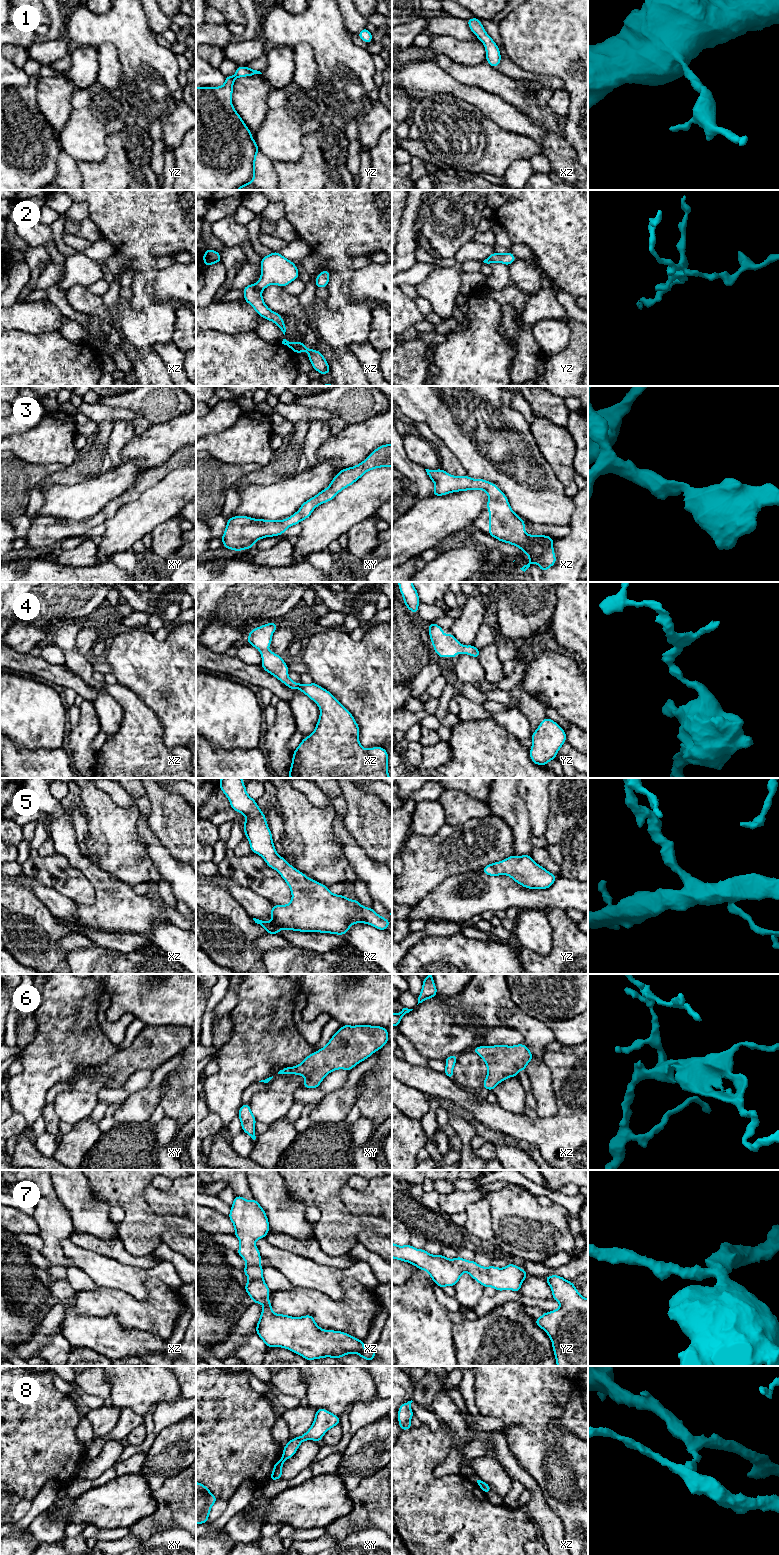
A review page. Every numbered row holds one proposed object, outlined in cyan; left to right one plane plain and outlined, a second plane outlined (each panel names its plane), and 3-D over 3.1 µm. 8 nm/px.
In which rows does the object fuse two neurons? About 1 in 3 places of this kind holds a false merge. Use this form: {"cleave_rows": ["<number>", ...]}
{"cleave_rows": ["2", "8"]}

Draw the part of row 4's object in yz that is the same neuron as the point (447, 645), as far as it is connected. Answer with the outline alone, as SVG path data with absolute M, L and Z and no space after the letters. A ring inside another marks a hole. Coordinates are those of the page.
M430 623L428 629L434 650L441 658L456 658L456 654L460 653L468 654L478 659L480 650L478 650L473 644L463 646L452 633L444 635L443 628L435 623Z

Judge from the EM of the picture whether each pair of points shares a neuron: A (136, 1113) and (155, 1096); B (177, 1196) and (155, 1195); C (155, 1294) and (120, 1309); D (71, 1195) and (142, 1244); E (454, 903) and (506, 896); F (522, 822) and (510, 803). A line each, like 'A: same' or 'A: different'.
A: same
B: same
C: same
D: different
E: same
F: same

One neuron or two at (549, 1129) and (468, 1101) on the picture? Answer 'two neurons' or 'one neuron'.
one neuron

